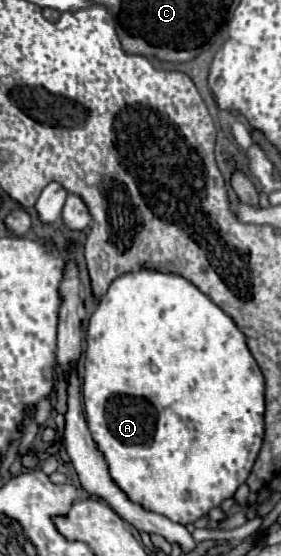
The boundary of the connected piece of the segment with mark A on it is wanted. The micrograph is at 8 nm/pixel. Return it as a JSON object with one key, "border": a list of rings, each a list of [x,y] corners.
{"border":[[[141,268],[137,272],[127,272],[119,276],[117,280],[113,280],[107,294],[99,300],[97,310],[89,320],[85,376],[83,376],[83,402],[85,402],[85,420],[89,432],[99,452],[105,456],[113,482],[129,496],[129,500],[141,504],[149,512],[167,516],[171,522],[193,524],[195,520],[205,516],[211,508],[217,508],[223,500],[231,498],[235,490],[247,480],[253,462],[259,454],[259,448],[263,444],[263,412],[265,412],[263,392],[265,392],[265,382],[261,370],[253,360],[253,354],[245,344],[245,336],[237,328],[235,320],[223,308],[213,304],[213,300],[205,296],[197,286],[193,286],[189,280],[185,280],[179,274],[169,274],[169,272],[165,274],[165,272]]]}

